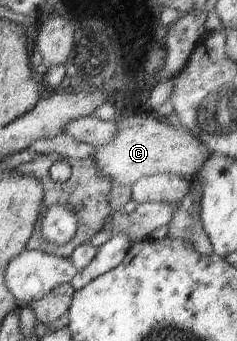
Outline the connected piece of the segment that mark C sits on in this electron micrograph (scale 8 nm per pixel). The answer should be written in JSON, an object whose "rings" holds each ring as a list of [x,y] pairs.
{"rings":[[[155,115],[123,117],[115,121],[118,132],[110,143],[95,147],[92,158],[99,171],[114,186],[133,186],[139,179],[156,174],[174,174],[193,181],[196,173],[210,157],[210,151],[184,126],[165,123]]]}

